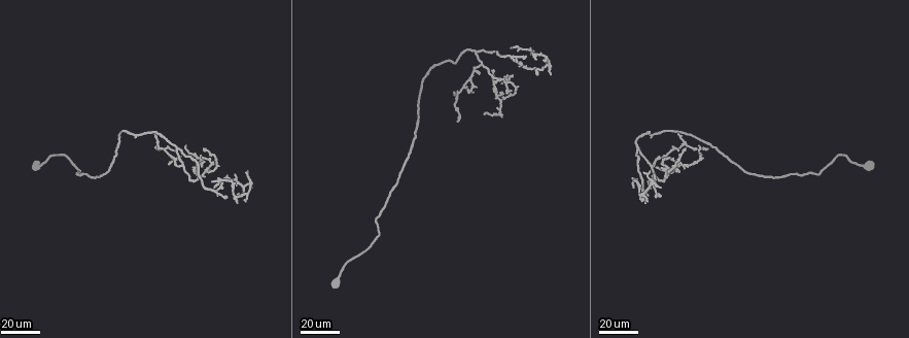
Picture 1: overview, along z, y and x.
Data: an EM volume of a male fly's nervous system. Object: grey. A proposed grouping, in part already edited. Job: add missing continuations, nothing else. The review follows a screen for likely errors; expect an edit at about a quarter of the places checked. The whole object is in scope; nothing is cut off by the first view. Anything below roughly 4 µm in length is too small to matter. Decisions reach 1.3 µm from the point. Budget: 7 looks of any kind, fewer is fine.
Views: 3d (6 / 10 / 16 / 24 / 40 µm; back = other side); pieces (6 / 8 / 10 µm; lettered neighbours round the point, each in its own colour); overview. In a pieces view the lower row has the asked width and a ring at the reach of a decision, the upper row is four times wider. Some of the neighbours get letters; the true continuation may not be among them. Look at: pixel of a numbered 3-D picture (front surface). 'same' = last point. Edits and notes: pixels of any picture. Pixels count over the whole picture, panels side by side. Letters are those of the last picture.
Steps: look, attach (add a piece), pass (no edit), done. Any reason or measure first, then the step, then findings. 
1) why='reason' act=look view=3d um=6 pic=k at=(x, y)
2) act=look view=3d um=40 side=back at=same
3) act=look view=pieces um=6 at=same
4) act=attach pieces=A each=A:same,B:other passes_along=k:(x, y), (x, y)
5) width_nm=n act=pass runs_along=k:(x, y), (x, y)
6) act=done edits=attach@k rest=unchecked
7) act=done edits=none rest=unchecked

why='tapers out' act=look view=3d um=24 pic=1 at=(695, 163)

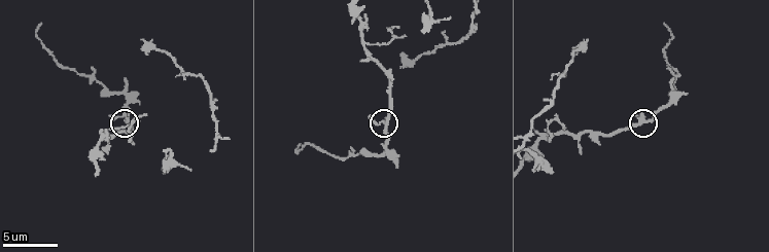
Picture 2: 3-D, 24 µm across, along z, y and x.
act=look view=pieces um=8 pic=2 at=(370, 118)

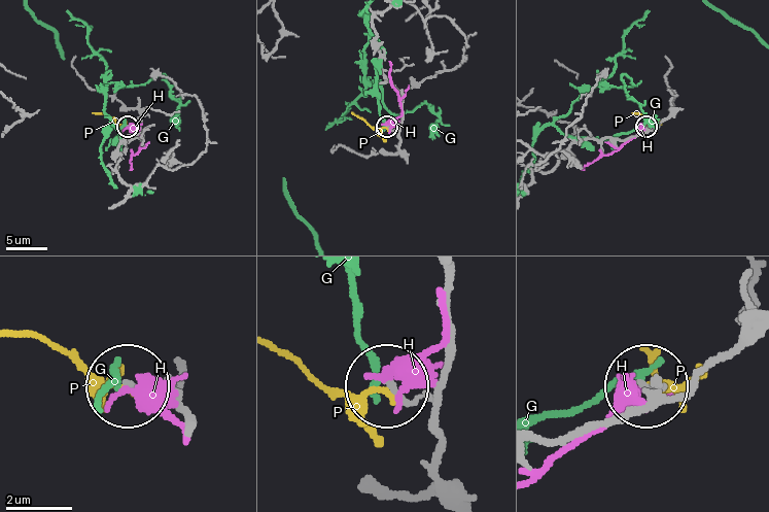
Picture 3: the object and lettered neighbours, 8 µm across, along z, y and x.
act=pass each=G:other,H:other,P:other runs_along=3:(183, 435), (175, 397), (128, 388) found='no lettered piece goes on from it'

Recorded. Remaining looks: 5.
why='tapers out' act=look view=pieces um=6 pic=2 at=(366, 61)

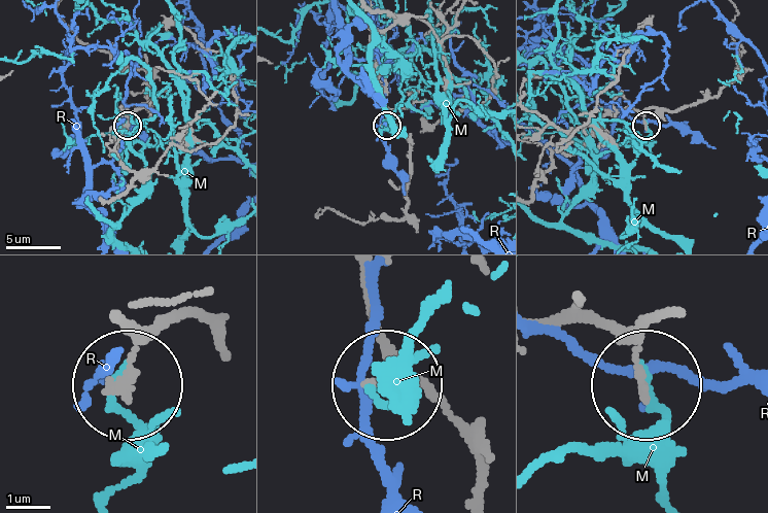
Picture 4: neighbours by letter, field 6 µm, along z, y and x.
act=pass each=M:other,R:other runs_along=4:(115, 323), (137, 357), (130, 386) found='no lettered piece goes on from it'

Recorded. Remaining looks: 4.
why='end of a long branch' act=look view=pieces um=6 pic=2 at=(143, 40)

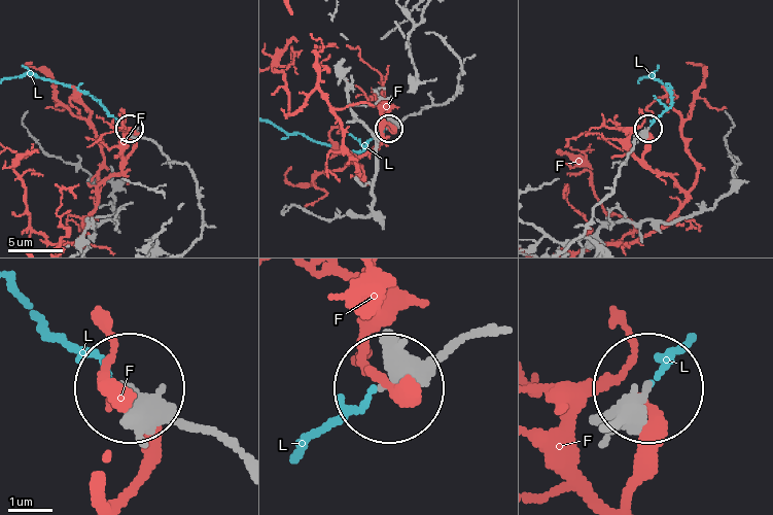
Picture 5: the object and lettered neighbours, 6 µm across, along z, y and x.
act=attach pieces=L each=F:other,L:same passes_along=5:(155, 143), (73, 89), (19, 76) found='it goes on there'

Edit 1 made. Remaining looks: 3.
act=done edits=attach@5 rest=unchecked

